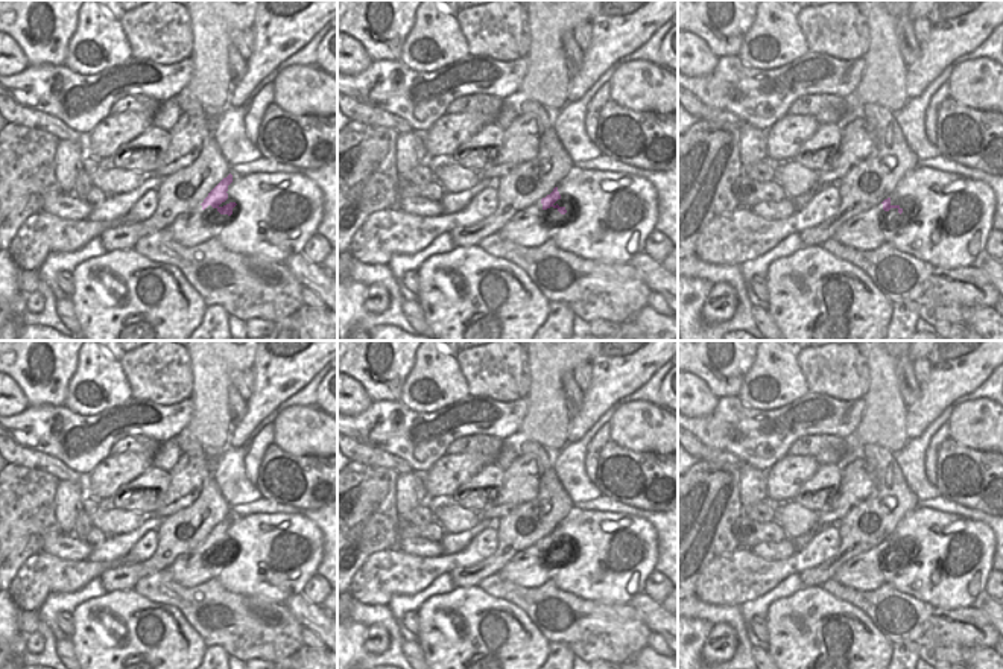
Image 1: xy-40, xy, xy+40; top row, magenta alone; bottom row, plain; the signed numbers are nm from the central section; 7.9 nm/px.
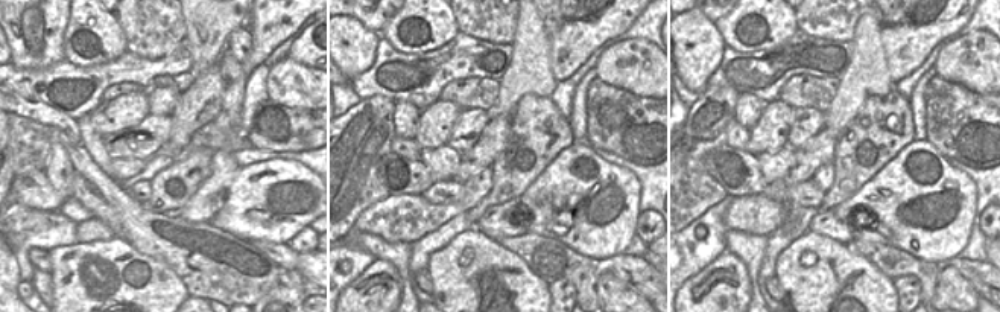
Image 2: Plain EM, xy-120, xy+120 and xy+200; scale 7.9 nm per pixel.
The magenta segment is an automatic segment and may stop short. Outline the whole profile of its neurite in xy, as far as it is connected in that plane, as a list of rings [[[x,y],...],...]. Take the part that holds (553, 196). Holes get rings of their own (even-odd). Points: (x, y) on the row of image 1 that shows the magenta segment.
[[[555,187],[553,192],[539,202],[508,220],[498,231],[498,236],[520,246],[535,248],[543,245],[550,239],[550,231],[546,228],[547,225],[556,224],[558,220],[570,220],[570,217],[565,216],[565,207],[556,204],[558,199],[561,199],[561,195],[558,187]]]

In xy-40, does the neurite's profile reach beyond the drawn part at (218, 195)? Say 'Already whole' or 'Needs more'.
Needs more

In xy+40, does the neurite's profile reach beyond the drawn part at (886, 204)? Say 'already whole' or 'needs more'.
needs more

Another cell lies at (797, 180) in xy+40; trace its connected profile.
[[[790,160],[775,164],[775,181],[781,184],[787,198],[799,198],[816,189],[818,172]]]

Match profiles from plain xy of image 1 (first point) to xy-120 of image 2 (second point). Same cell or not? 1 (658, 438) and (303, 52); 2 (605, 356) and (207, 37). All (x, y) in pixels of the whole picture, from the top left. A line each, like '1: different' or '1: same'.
1: different
2: different

